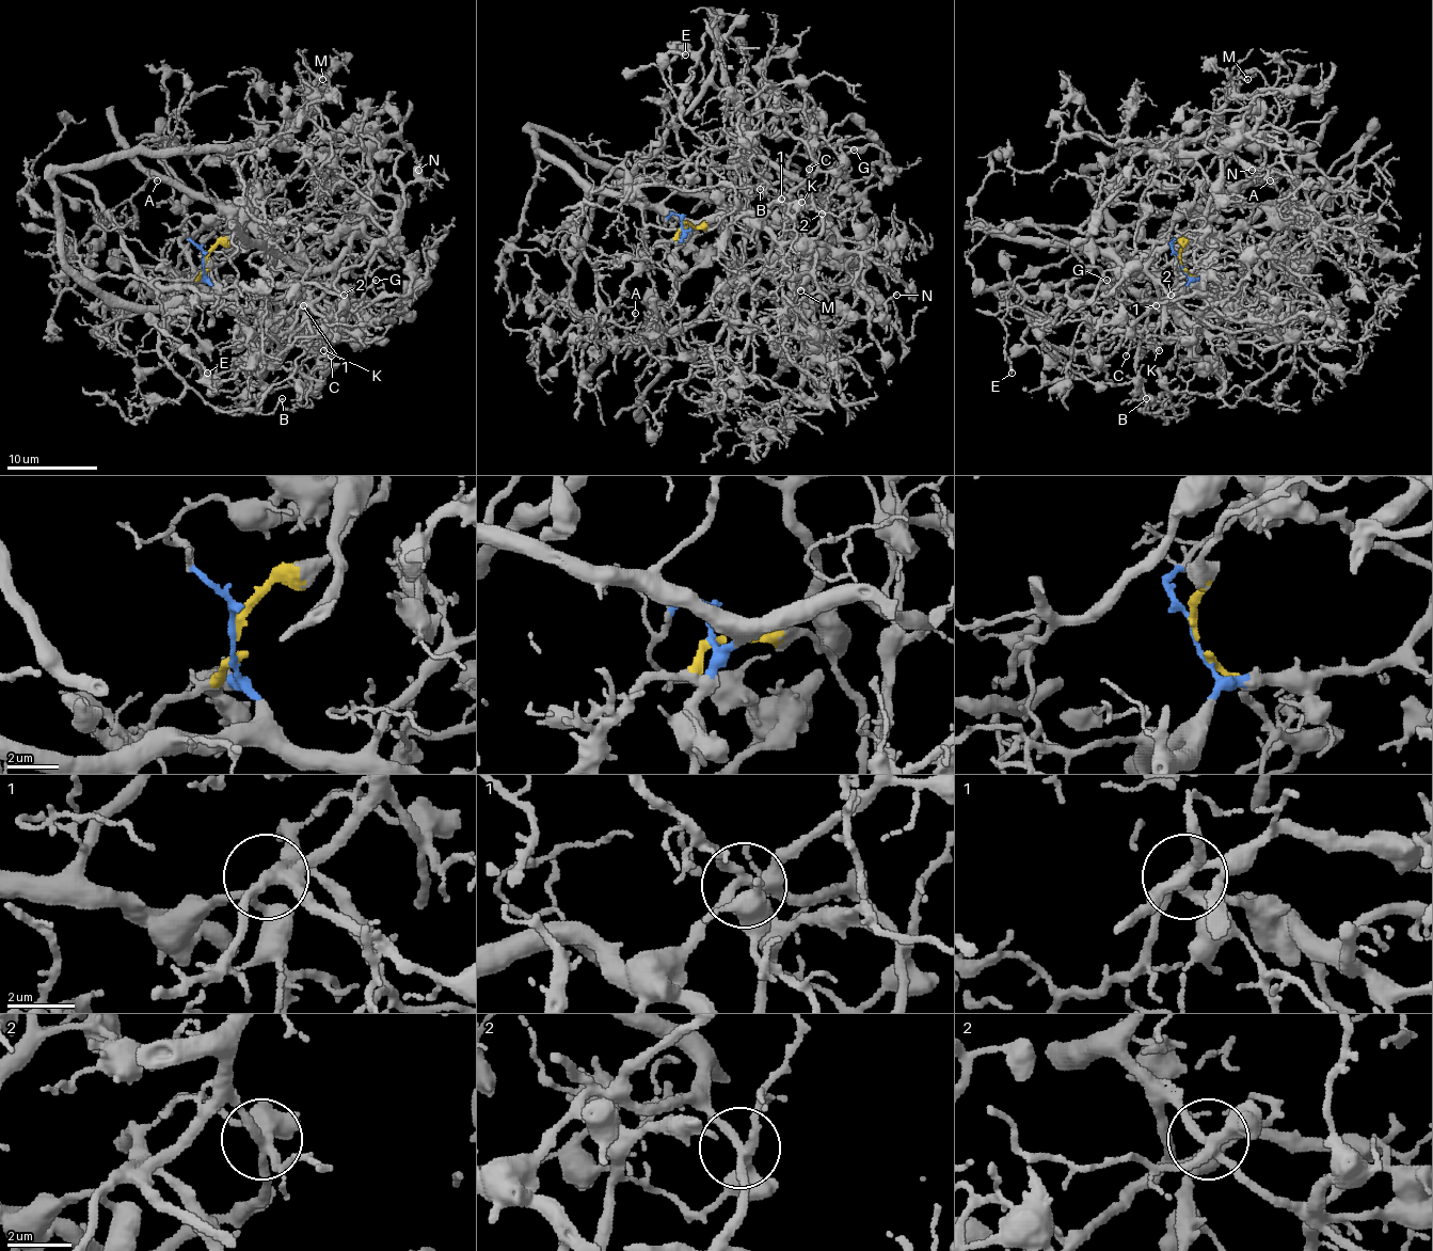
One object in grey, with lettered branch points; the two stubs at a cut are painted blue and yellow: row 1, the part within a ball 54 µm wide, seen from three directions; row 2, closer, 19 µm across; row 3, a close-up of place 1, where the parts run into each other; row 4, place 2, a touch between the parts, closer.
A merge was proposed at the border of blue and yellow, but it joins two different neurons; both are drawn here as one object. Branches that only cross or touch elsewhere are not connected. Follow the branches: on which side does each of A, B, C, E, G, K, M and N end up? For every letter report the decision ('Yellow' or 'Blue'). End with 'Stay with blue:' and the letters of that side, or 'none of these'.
A: Yellow
B: Blue
C: Yellow
E: Yellow
G: Yellow
K: Yellow
M: Blue
N: Blue
Stay with blue: B, M, N

